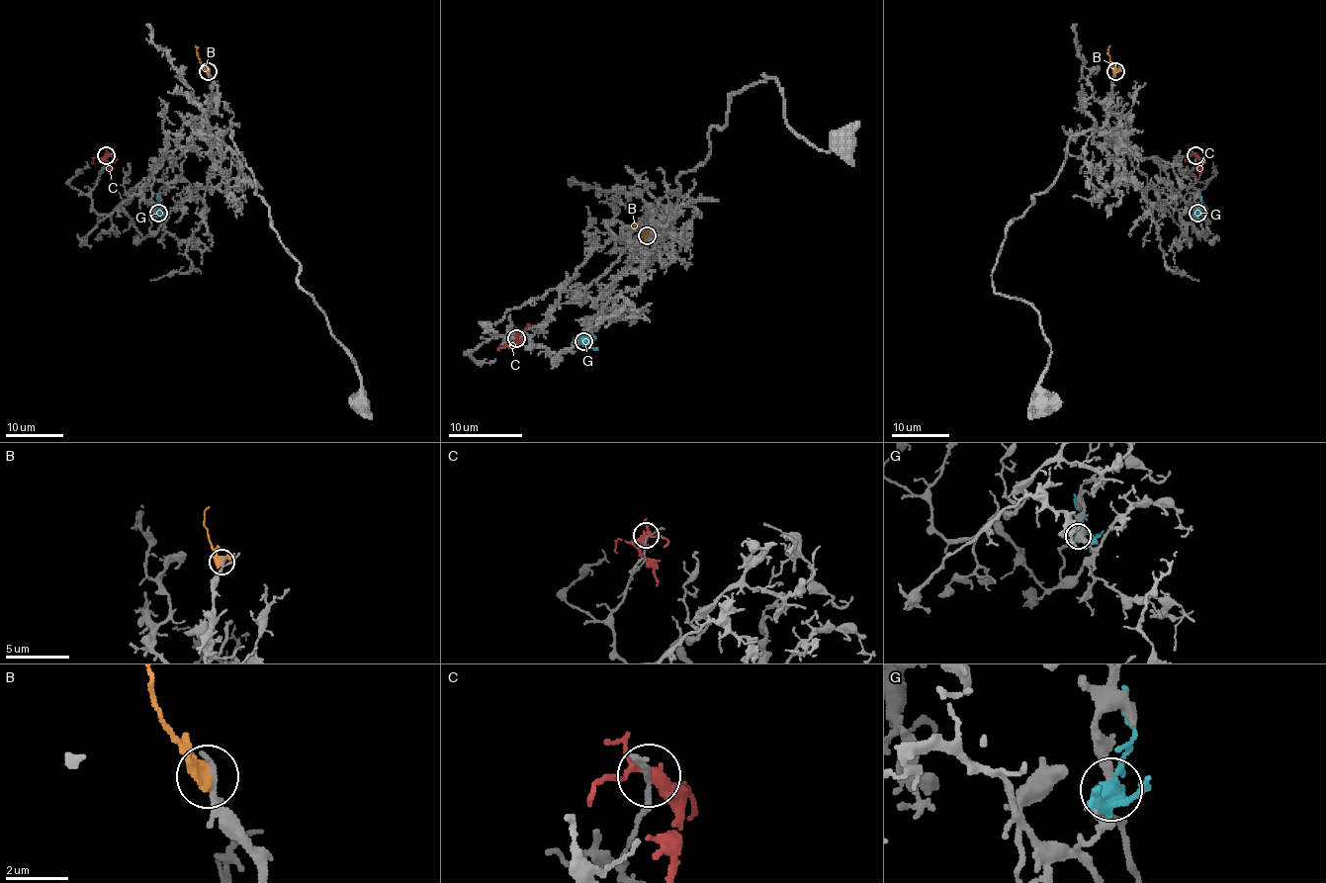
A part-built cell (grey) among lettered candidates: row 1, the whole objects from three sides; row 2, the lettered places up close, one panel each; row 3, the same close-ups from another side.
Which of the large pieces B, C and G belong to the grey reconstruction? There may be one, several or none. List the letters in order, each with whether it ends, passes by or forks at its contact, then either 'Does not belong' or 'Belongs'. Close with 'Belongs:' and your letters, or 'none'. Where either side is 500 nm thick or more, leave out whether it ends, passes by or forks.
B: It passes by. Does not belong
C: It forks there. Does not belong
G: It forks there. Does not belong
Belongs: none

